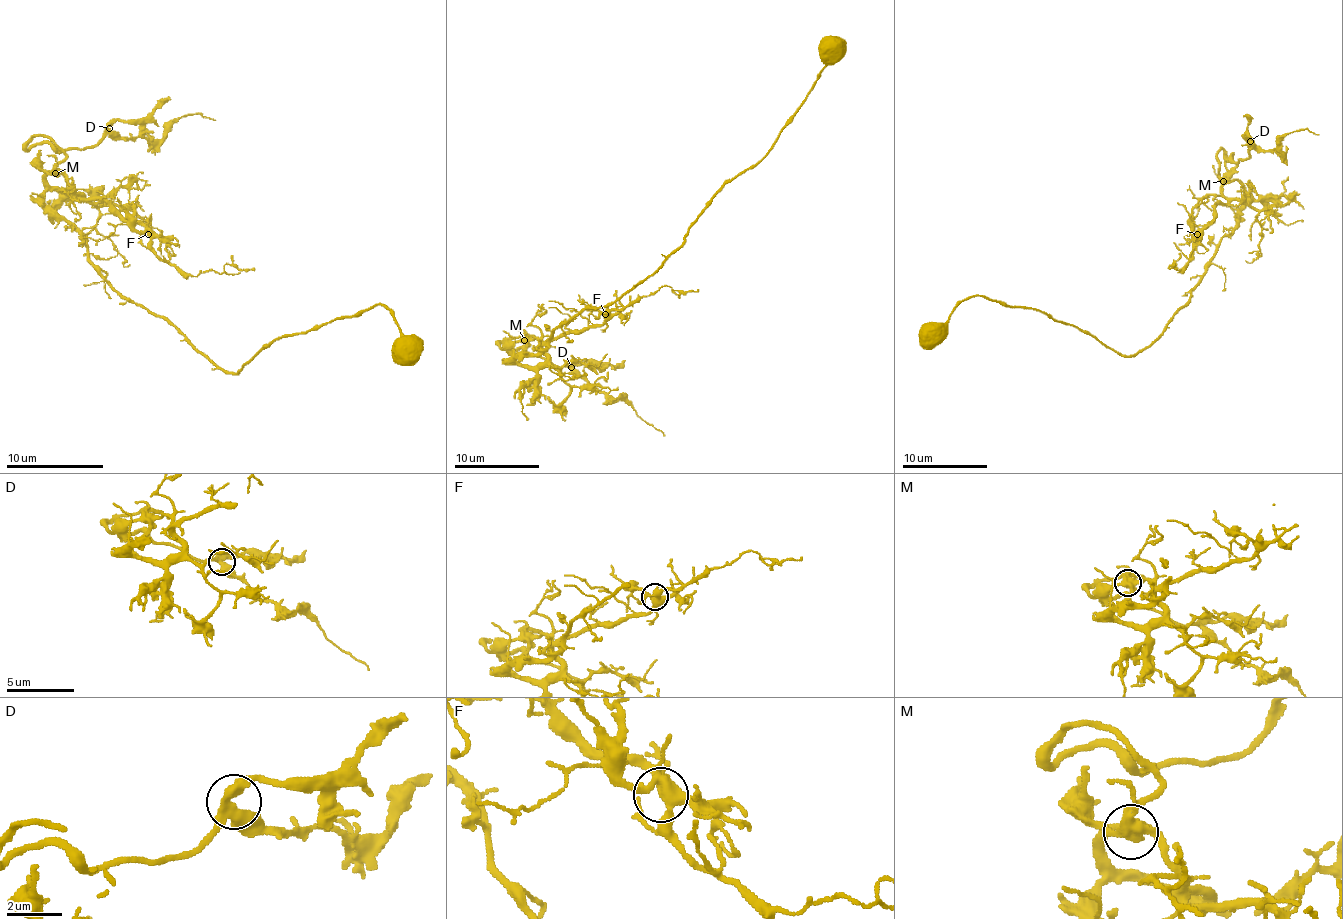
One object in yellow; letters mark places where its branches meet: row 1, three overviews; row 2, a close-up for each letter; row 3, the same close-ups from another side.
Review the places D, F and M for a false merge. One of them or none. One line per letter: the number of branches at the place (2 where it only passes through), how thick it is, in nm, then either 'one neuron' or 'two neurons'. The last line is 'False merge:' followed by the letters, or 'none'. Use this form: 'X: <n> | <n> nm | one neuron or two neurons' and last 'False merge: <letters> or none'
D: 3 | 360 nm | one neuron
F: 5 | 420 nm | one neuron
M: 5 | 440 nm | one neuron
False merge: none

